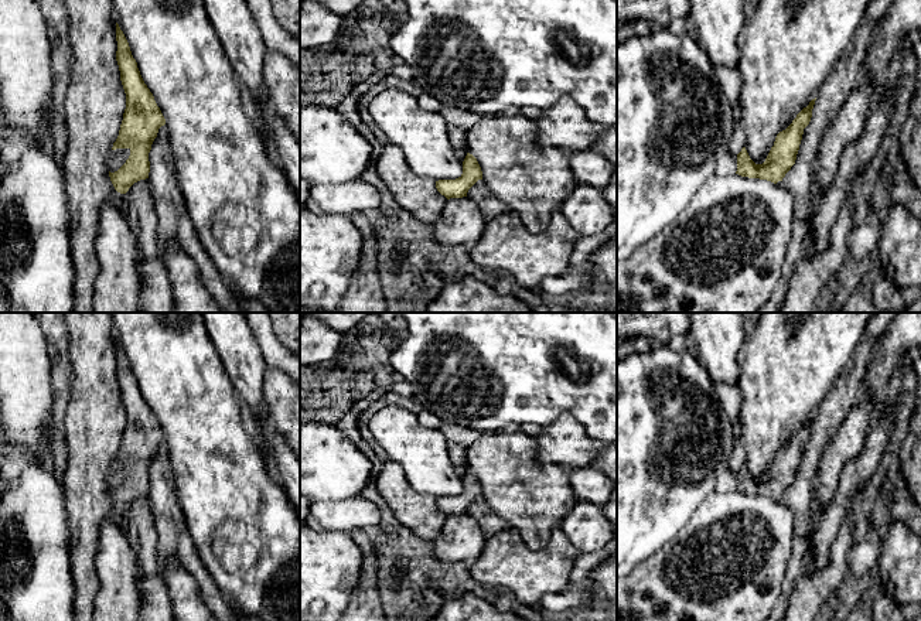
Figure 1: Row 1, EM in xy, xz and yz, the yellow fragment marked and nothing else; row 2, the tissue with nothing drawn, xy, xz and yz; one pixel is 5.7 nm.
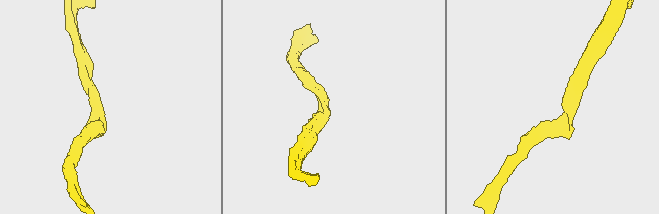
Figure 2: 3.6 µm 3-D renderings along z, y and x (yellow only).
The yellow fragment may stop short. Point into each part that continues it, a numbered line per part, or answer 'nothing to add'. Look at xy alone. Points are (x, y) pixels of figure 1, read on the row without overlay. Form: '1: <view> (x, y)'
1: xy (174, 543)

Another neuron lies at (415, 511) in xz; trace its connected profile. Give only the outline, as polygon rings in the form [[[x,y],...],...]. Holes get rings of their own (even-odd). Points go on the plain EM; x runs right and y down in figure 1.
[[[389,460],[373,475],[375,487],[398,521],[423,540],[436,540],[447,515],[436,505],[436,497],[416,492],[403,468]]]

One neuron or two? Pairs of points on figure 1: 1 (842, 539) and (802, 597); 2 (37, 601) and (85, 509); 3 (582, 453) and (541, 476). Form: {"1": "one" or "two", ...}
{"1": "one", "2": "two", "3": "two"}

